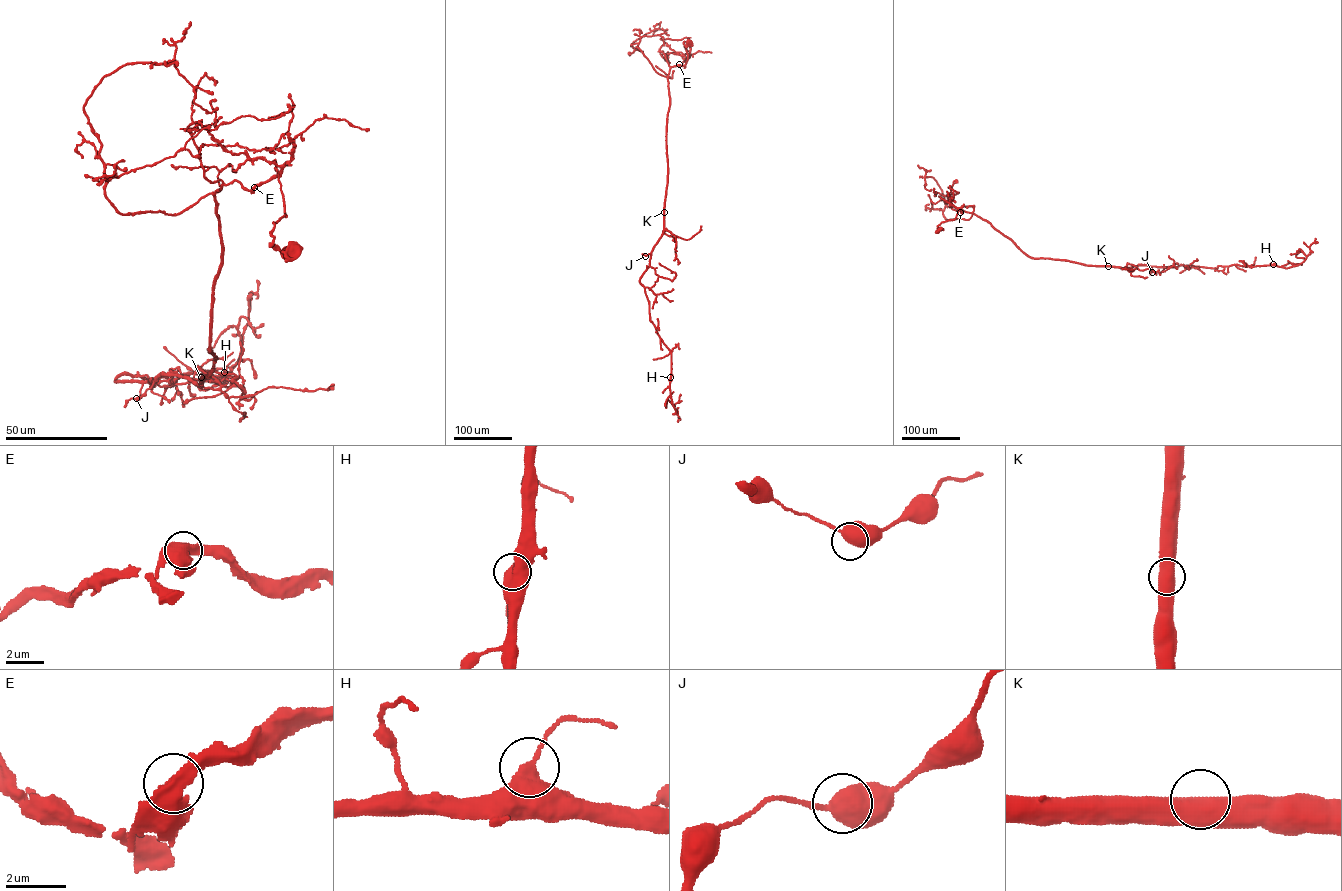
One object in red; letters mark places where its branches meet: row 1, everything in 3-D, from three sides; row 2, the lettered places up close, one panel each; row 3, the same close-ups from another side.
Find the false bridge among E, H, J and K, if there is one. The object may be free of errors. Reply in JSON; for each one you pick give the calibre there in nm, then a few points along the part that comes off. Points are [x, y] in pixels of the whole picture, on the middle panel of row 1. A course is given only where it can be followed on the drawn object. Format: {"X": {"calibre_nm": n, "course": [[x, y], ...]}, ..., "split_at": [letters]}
{"split_at": []}

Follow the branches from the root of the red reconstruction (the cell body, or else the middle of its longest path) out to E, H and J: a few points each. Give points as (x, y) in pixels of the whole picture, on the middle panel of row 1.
E: (689, 43), (686, 46), (683, 42), (687, 55), (685, 64), (679, 64)
H: (689, 43), (685, 64), (667, 77), (663, 231), (639, 281), (671, 352), (670, 377)
J: (689, 43), (686, 46), (683, 42), (685, 64), (671, 67), (667, 77), (663, 231), (645, 256)

